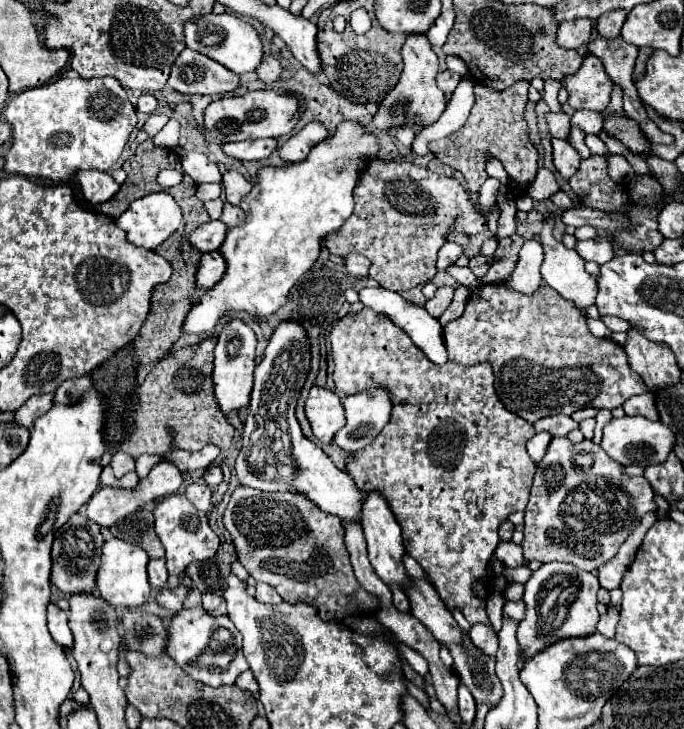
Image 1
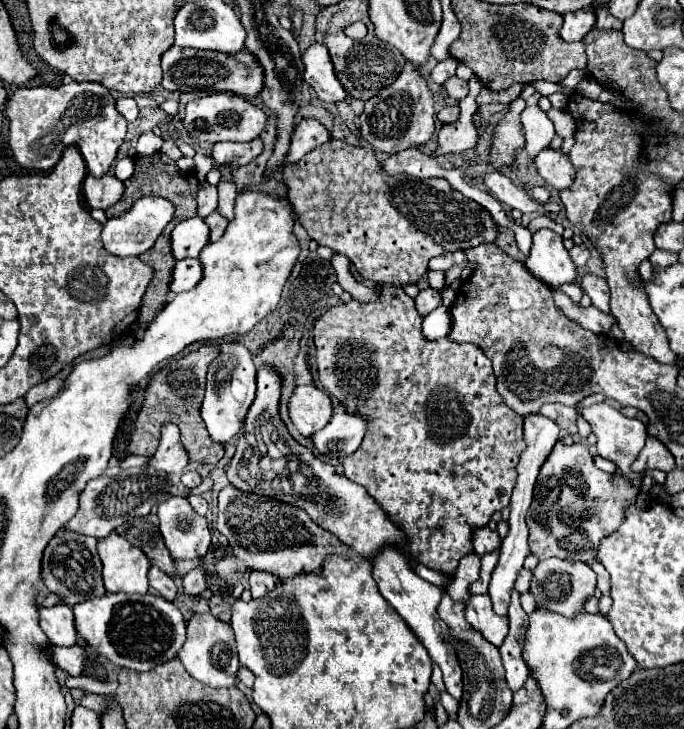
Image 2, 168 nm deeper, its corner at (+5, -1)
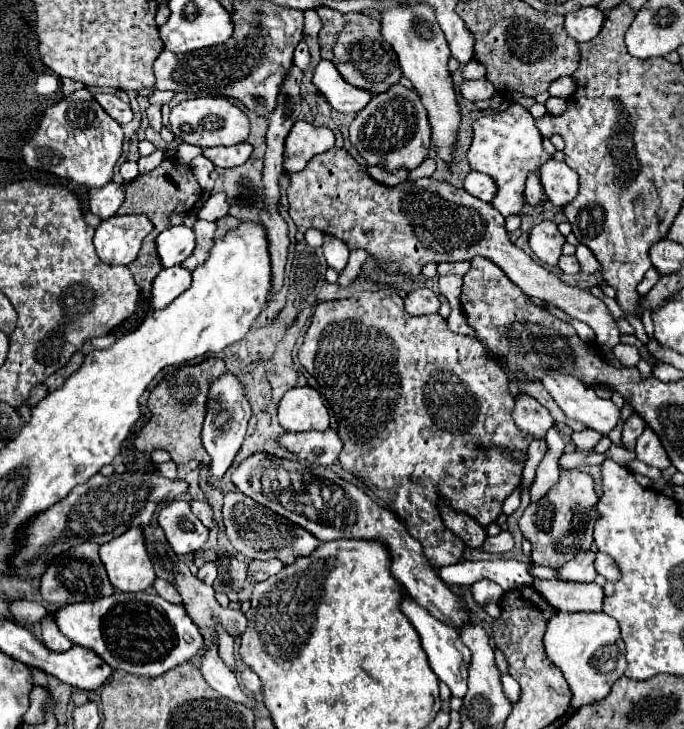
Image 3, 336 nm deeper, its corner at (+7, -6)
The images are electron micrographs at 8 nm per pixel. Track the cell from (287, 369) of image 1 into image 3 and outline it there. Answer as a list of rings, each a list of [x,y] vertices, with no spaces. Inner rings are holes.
[[[255,452],[239,462],[231,476],[231,482],[237,486],[239,492],[285,516],[287,520],[303,526],[321,542],[331,542],[339,538],[383,542],[391,556],[391,574],[399,582],[403,582],[403,588],[411,596],[415,596],[415,600],[423,608],[427,608],[435,618],[447,622],[453,628],[459,628],[463,622],[469,620],[465,602],[461,602],[435,574],[435,568],[429,566],[421,544],[409,536],[409,532],[405,530],[401,520],[393,516],[393,512],[379,506],[355,484],[341,480],[335,474],[323,478],[305,478],[305,472],[305,466],[301,466],[299,462]]]

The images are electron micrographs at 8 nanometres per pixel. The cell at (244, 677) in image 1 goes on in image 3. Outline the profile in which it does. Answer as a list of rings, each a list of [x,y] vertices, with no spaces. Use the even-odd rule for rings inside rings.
[[[245,668],[245,670],[241,672],[241,682],[243,682],[243,686],[245,686],[249,692],[259,692],[259,690],[261,690],[259,678],[257,678],[249,668]]]

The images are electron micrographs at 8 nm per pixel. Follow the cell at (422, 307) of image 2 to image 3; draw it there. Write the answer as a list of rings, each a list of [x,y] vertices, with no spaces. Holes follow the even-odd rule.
[[[417,288],[405,296],[405,310],[413,316],[423,314],[437,314],[441,302],[437,300],[435,292],[429,288]]]

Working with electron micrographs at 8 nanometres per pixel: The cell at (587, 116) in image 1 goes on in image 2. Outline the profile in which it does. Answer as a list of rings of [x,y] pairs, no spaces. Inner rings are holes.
[[[539,105],[527,107],[521,113],[521,121],[525,129],[525,141],[527,141],[525,151],[533,159],[541,149],[550,145],[556,134],[554,125],[547,117],[547,113],[539,109]]]

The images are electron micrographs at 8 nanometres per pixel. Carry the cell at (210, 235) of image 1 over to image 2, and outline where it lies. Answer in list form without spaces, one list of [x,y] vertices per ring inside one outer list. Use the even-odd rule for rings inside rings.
[[[201,217],[185,219],[171,231],[171,253],[175,259],[199,257],[201,249],[209,243],[209,227]]]

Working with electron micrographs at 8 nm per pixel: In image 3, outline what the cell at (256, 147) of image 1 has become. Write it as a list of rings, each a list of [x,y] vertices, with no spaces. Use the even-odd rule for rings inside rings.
[[[241,142],[239,146],[221,146],[221,148],[205,148],[203,156],[207,156],[217,168],[235,168],[249,160],[253,146]]]

